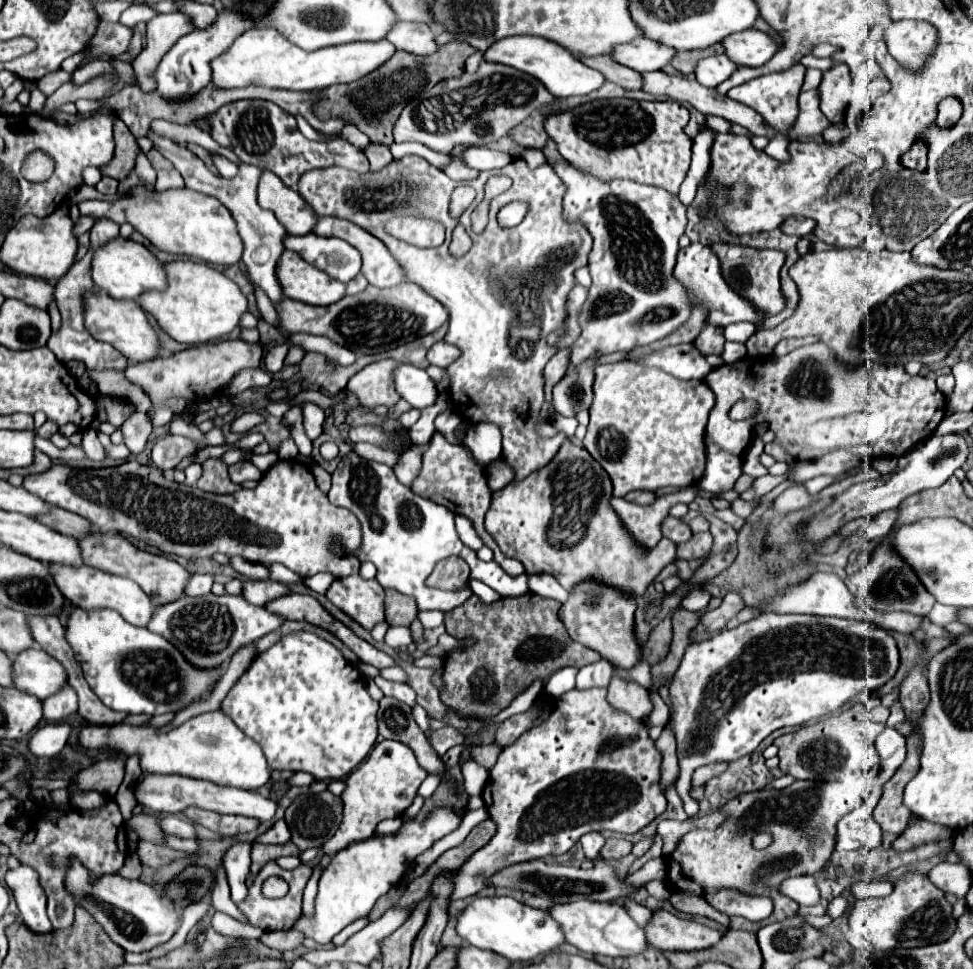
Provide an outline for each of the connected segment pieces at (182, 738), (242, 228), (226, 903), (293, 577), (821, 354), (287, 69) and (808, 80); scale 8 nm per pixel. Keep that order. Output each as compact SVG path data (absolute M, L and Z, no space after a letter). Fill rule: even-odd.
M221 710L205 712L183 722L179 728L169 734L159 734L157 728L147 726L85 726L79 732L79 742L85 748L113 748L115 752L123 752L125 756L139 754L141 770L157 772L157 774L179 774L199 780L209 780L221 786L237 786L245 790L257 790L265 786L271 778L271 770L267 766L267 758L261 746L243 734L229 716L221 714Z
M149 130L147 132L147 138L153 142L153 148L159 150L167 160L173 162L175 170L179 170L179 174L185 178L185 186L195 190L195 192L203 192L203 194L209 194L209 196L217 196L217 200L221 200L233 214L233 218L237 220L237 228L239 228L239 234L245 242L245 254L243 254L243 262L247 266L247 276L249 280L259 286L271 302L279 304L285 294L283 294L283 288L279 284L279 278L277 278L277 262L281 258L281 254L285 252L285 238L289 236L289 232L283 228L275 214L269 212L269 210L263 210L259 208L257 204L257 184L259 184L259 178L261 178L261 168L257 166L249 166L249 164L241 164L239 166L239 174L233 178L233 180L225 180L221 176L215 176L207 170L207 166L187 148L181 148L179 144L175 144L173 140L165 138L165 136L159 136L157 132Z
M221 868L219 874L217 874L217 886L215 886L215 890L213 890L213 906L215 906L215 910L221 910L221 912L233 916L235 920L239 920L239 922L243 922L243 924L249 924L249 922L247 922L247 916L245 916L245 914L231 902L231 898L229 898L229 884L227 884L227 878L225 878L223 868Z
M271 564L269 566L269 578L271 580L275 580L275 582L281 582L281 584L301 584L303 582L303 578L299 576L299 574L295 574L295 572L291 572L289 568L285 568L285 566L281 566L281 564Z
M819 342L797 348L793 350L793 354L779 356L773 364L763 358L747 356L739 362L711 370L705 380L717 398L715 408L709 416L707 432L713 442L729 450L731 454L745 452L751 438L755 436L755 426L767 422L769 428L777 432L777 442L781 446L787 446L789 454L795 460L815 460L821 456L821 450L811 448L807 442L803 442L805 428L817 420L867 410L863 408L863 404L867 406L869 402L873 402L873 398L879 398L879 408L891 406L893 410L905 410L905 418L909 418L907 446L899 450L907 452L913 444L929 438L931 432L935 432L937 424L945 416L947 406L947 398L939 392L933 378L909 376L903 366L869 366L861 370L841 370L841 366L833 362L833 354L829 354L829 350L825 350L825 346L821 346ZM739 400L755 400L759 404L757 414L745 420L731 420L729 410L733 408L733 402Z
M259 26L241 34L231 48L213 60L213 84L217 88L241 88L241 86L267 86L283 90L321 90L333 84L353 82L365 74L383 66L397 48L389 40L381 42L351 42L319 50L303 50L293 46L275 28Z
M807 70L807 74L805 74L805 82L803 82L801 90L807 92L807 90L817 88L819 82L821 82L821 78L823 78L823 72L821 72L821 70Z

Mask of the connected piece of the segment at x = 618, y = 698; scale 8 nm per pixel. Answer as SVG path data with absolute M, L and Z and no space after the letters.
M617 676L611 678L607 698L613 706L617 706L619 710L625 710L637 720L643 720L653 708L649 702L649 694L643 686L639 686L637 682L623 682Z

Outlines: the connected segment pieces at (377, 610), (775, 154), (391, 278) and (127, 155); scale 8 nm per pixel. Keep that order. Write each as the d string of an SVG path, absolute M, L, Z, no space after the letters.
M359 574L337 578L325 596L367 630L385 620L383 588L377 580L363 580Z
M785 136L773 138L773 140L765 146L765 152L767 152L771 158L775 158L775 160L789 162L789 152L787 152L787 140L785 140Z
M319 218L315 234L335 236L355 246L363 256L361 272L371 286L393 288L393 286L399 286L401 282L407 282L405 270L393 258L387 246L367 230L359 228L357 224L351 224L339 218Z
M131 142L115 144L115 156L107 166L101 166L101 174L111 176L115 180L125 180L129 176L129 172L133 170L139 152L141 150L137 144L131 144Z

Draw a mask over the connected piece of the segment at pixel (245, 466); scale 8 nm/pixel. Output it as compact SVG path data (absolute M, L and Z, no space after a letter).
M237 462L233 466L229 466L229 476L235 484L241 484L245 480L259 480L263 474L257 466L253 466L251 462Z

